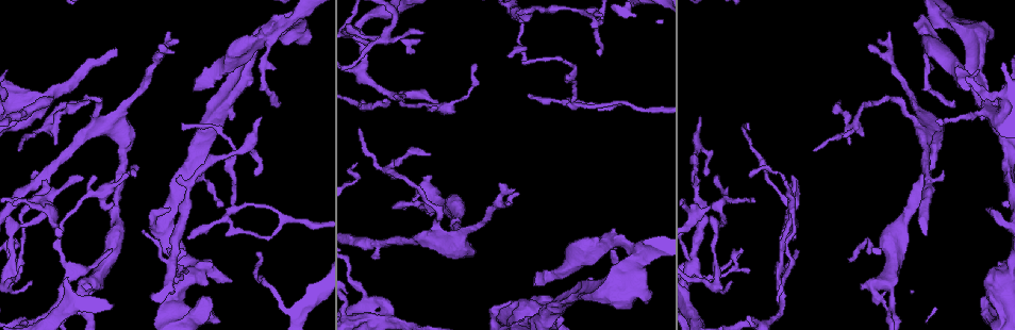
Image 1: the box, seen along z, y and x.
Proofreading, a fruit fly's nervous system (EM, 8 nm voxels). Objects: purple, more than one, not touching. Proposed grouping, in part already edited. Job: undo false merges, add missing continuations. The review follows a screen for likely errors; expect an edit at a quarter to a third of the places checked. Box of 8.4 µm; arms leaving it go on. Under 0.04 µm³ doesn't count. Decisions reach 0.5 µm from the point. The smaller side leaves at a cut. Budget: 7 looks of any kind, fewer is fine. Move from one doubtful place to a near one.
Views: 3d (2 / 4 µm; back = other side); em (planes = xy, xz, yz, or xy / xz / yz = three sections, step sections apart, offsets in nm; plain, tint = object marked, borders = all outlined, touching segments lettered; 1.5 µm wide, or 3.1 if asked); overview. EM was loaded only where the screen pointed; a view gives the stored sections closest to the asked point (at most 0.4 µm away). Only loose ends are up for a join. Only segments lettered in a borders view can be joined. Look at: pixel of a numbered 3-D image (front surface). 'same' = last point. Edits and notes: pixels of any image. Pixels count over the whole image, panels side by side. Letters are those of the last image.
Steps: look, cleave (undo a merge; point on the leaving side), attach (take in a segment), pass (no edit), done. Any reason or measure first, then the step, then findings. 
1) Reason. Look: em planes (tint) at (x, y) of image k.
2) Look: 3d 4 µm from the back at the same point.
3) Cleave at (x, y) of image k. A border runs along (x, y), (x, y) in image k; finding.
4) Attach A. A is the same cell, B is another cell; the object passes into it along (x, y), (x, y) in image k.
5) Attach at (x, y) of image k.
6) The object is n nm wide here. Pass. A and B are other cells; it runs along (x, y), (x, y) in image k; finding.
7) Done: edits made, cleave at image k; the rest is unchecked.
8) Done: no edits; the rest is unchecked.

Branch stops here. Look: em planes (tint) at (944, 173) of image 1.

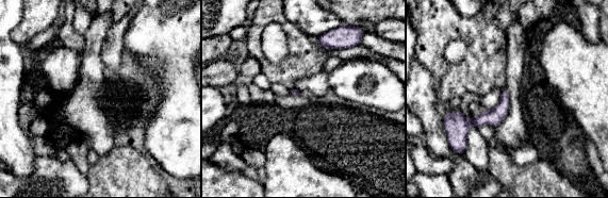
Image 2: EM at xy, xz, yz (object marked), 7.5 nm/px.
Look: em planes (borders) at the same point.

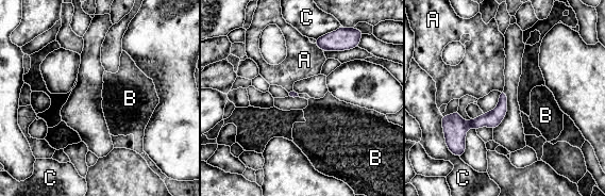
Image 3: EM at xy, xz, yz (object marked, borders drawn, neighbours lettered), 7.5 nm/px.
The longest contact is with C, 200 nm. Pass. A, B and C are other cells; it runs along (504, 97), (489, 119), (447, 121) in image 3; none of them fits.

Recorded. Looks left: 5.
An open end. Look: em planes (borders) at (55, 144) of image 1.

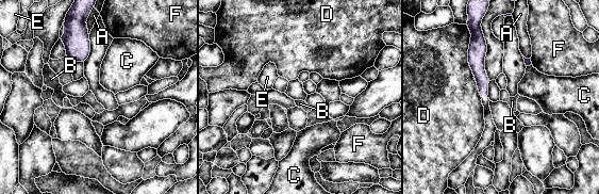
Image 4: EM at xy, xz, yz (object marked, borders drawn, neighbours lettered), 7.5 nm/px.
The object is 100 nm wide here. Pass. A, B, C, D, E and F are other cells; a border runs along (465, 25), (473, 76) in image 4; no lettered segment goes on from it.

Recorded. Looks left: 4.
Look: em planes (borders) at (703, 174) of image 1.

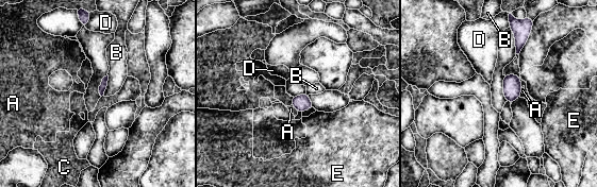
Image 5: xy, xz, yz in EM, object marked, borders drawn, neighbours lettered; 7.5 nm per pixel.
Pass. A, B, C, D and E are other cells; a border runs along (293, 97), (291, 104) in image 5; no lettered segment goes on from it.

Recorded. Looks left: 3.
Done: no edits; the rest is unchecked.

